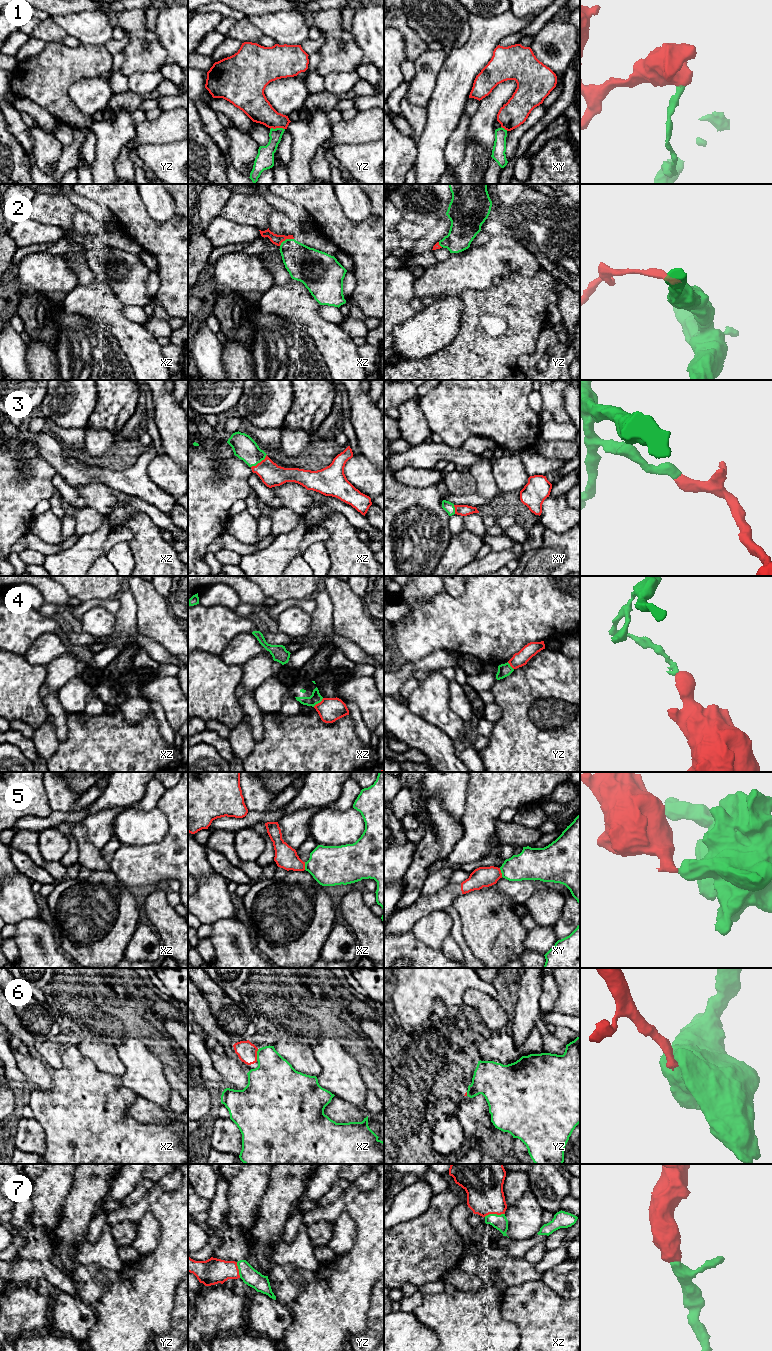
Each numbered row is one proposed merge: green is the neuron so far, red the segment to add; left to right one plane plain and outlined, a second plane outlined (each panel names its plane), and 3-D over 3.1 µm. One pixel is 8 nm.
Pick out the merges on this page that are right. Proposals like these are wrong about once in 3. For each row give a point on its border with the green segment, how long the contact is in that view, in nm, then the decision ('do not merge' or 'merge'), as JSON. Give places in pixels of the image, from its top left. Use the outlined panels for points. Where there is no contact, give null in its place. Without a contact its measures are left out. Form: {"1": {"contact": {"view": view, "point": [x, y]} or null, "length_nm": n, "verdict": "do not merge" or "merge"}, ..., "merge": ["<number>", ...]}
{"1": {"contact": {"view": "yz", "point": [277, 128]}, "length_nm": 120, "verdict": "do not merge"}, "2": {"contact": {"view": "xz", "point": [286, 239]}, "length_nm": 130, "verdict": "merge"}, "3": {"contact": {"view": "xz", "point": [259, 462]}, "length_nm": 170, "verdict": "merge"}, "4": {"contact": {"view": "xz", "point": [318, 702]}, "length_nm": 110, "verdict": "do not merge"}, "5": {"contact": {"view": "xy", "point": [501, 872]}, "length_nm": 80, "verdict": "do not merge"}, "6": {"contact": {"view": "xz", "point": [257, 1055]}, "length_nm": 100, "verdict": "do not merge"}, "7": {"contact": {"view": "xz", "point": [494, 1214]}, "length_nm": 170, "verdict": "merge"}, "merge": ["2", "3", "7"]}

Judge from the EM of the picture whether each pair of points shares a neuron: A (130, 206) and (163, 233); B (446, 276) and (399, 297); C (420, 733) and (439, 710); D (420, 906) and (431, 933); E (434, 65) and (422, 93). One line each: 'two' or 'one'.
A: one
B: two
C: two
D: two
E: one

